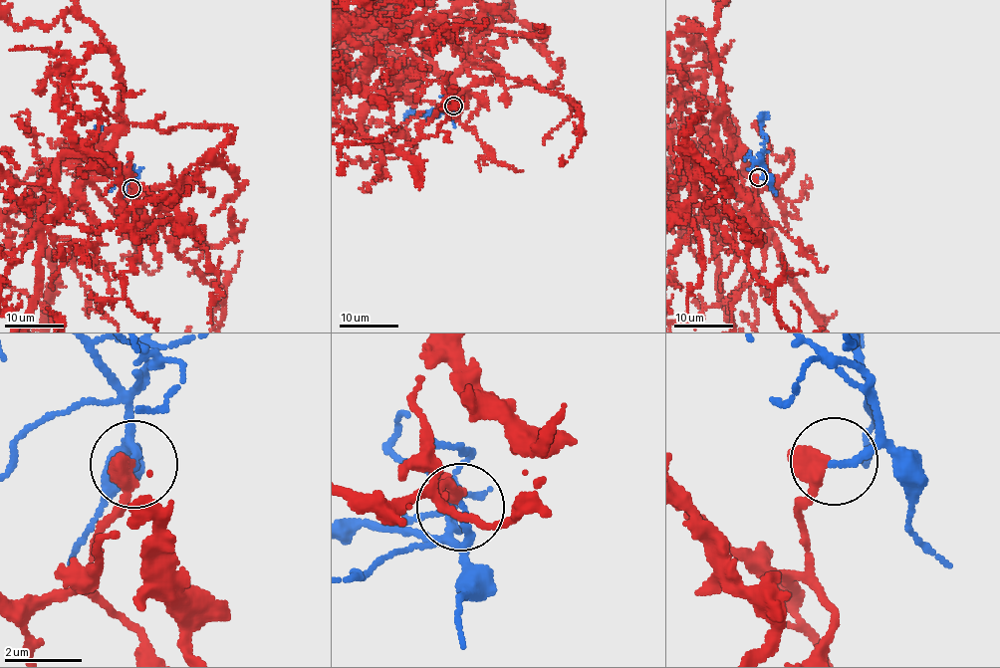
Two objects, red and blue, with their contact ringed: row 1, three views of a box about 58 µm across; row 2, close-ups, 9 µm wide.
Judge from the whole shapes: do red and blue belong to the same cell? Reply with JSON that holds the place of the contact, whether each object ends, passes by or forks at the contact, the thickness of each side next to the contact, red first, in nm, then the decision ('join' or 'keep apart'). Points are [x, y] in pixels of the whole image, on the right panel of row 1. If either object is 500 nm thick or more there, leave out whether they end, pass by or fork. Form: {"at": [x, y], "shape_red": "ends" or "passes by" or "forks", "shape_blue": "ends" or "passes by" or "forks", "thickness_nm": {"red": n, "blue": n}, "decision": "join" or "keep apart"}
{"at": [758, 177], "thickness_nm": {"red": 500, "blue": 170}, "decision": "keep apart"}

